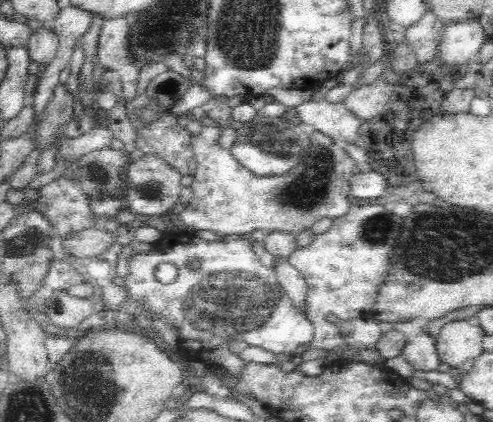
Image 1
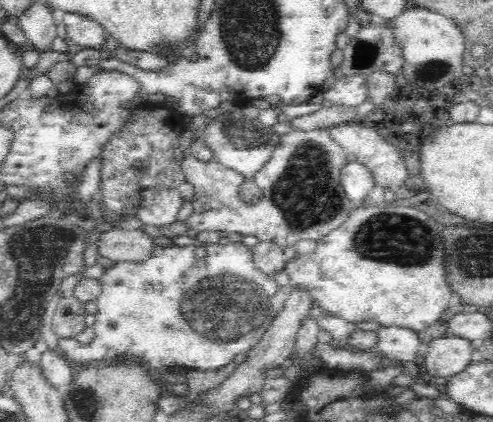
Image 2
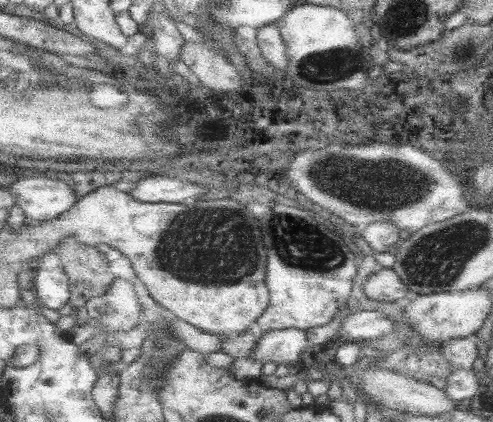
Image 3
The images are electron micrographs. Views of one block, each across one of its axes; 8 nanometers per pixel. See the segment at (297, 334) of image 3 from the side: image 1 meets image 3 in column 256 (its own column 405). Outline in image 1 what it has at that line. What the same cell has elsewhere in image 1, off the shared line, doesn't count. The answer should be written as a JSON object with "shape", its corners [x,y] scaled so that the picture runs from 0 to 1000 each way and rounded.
{"shape":[[[856,787],[856,796],[836,801],[819,829],[819,853],[840,867],[840,877],[856,882],[876,882],[884,877],[897,858],[884,829],[884,806],[868,796],[868,787]]]}

